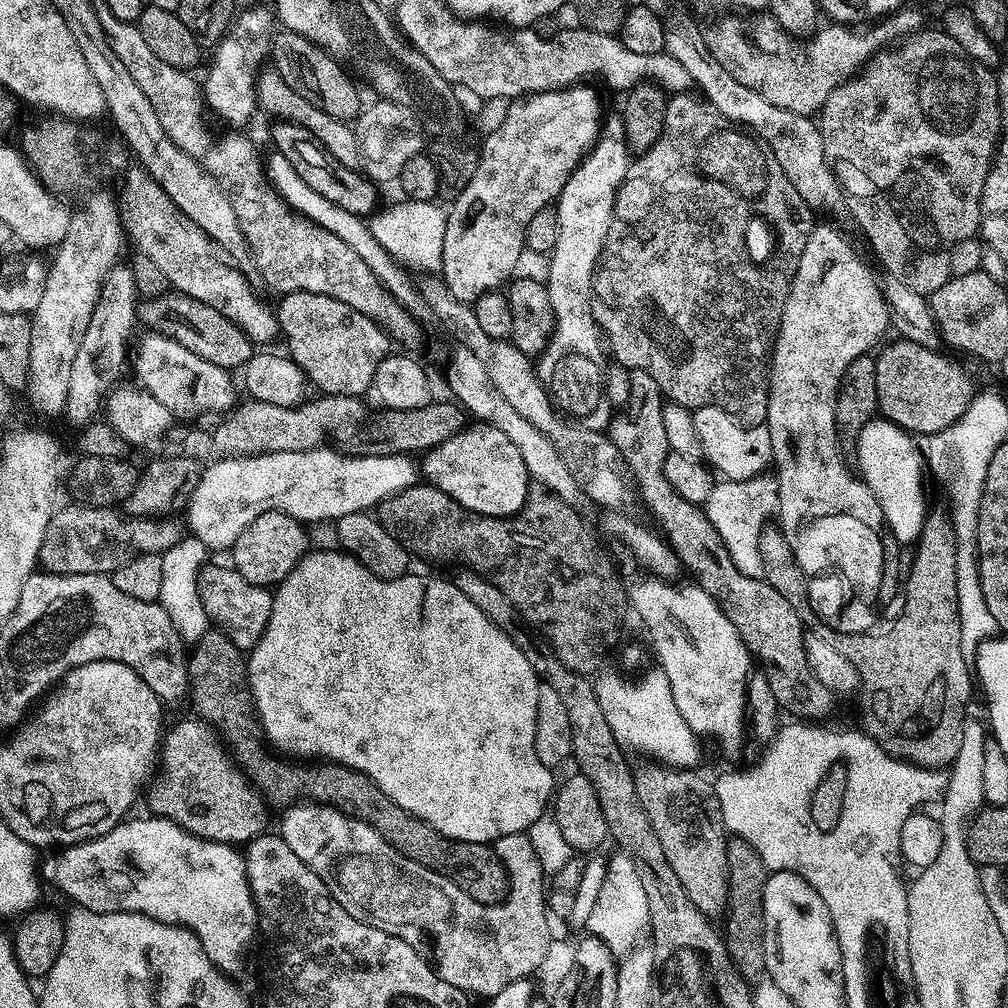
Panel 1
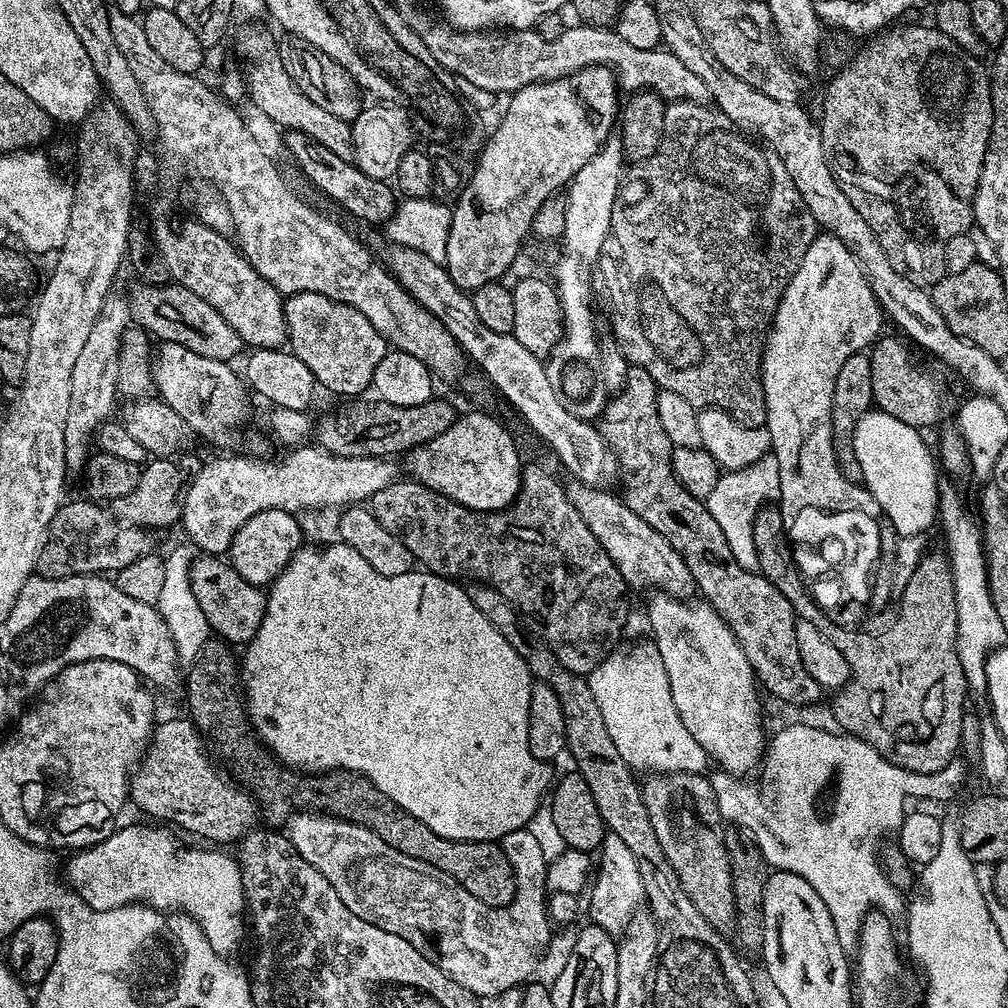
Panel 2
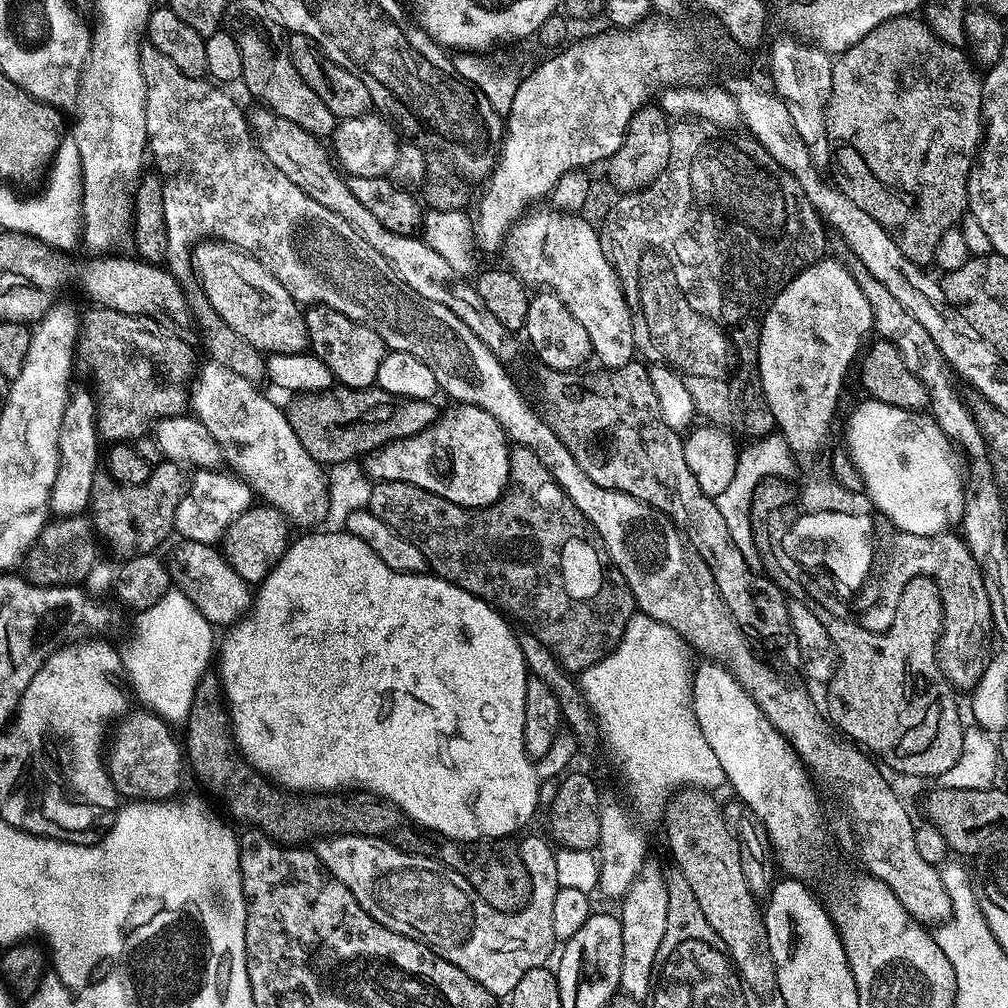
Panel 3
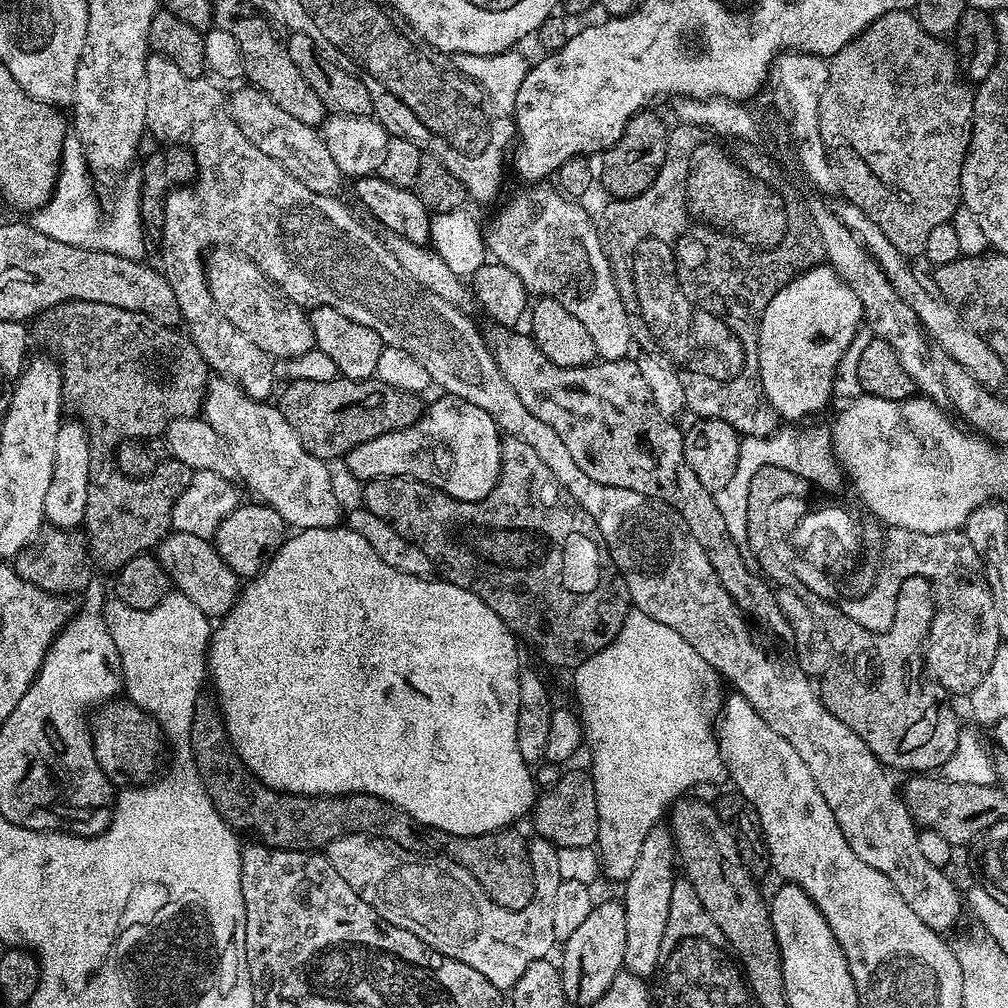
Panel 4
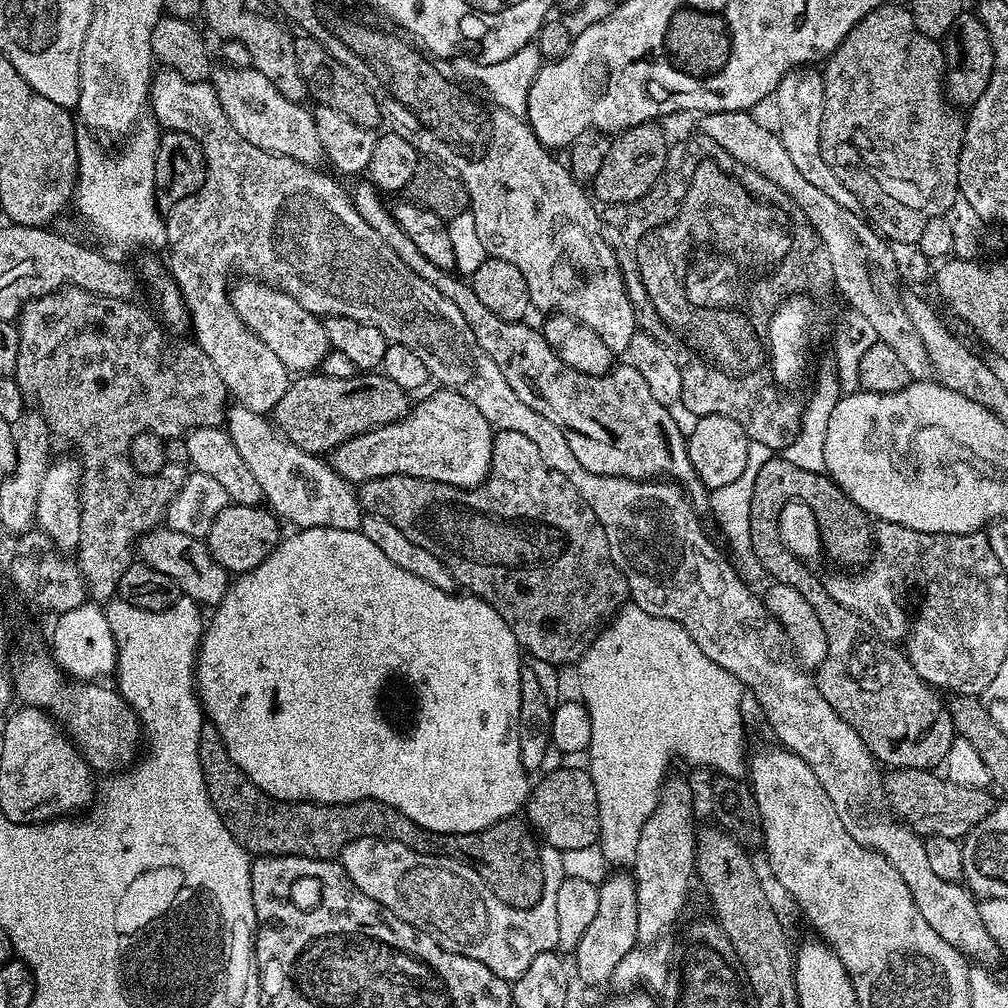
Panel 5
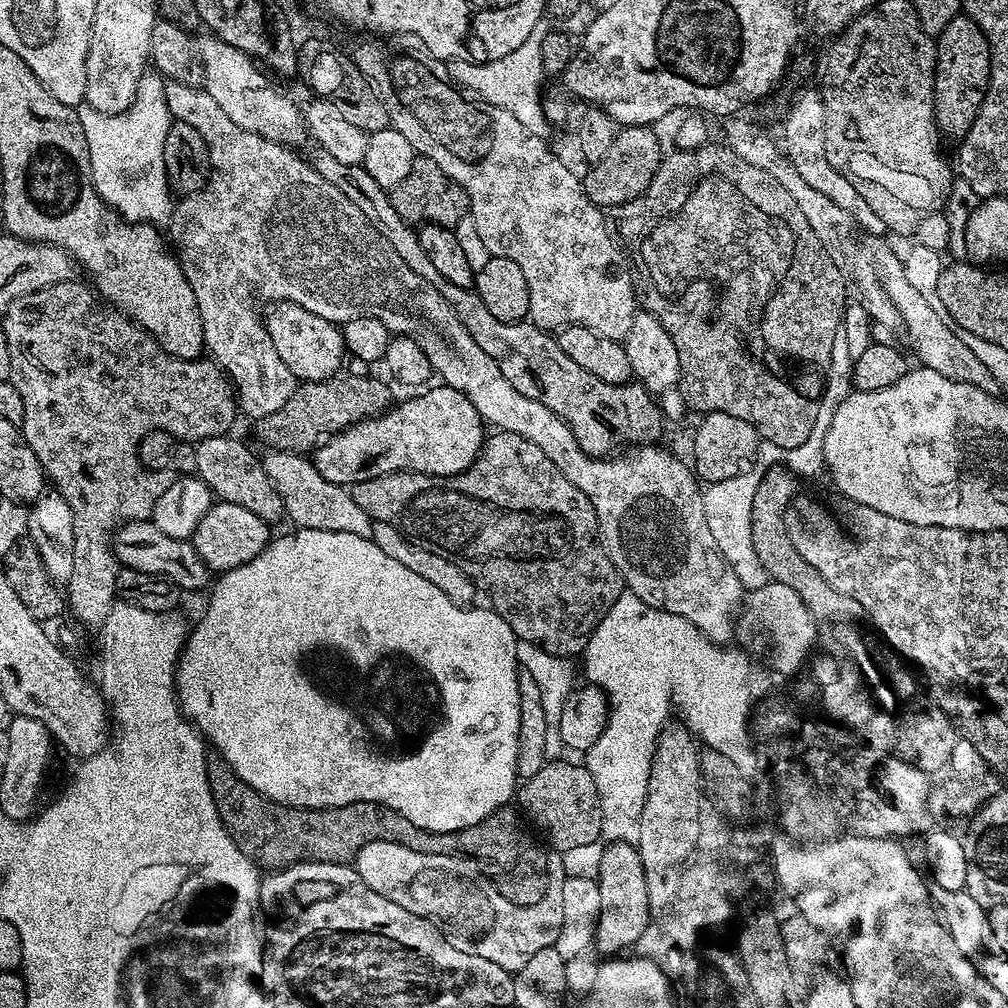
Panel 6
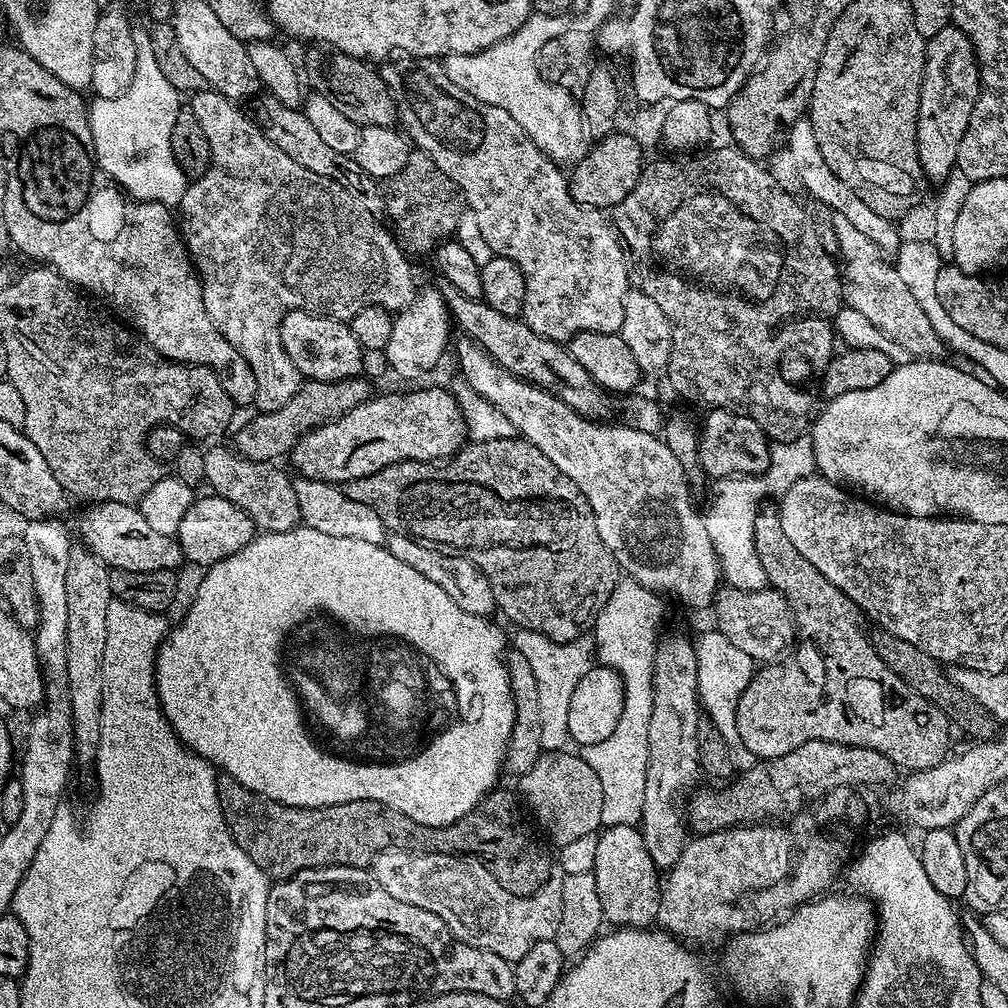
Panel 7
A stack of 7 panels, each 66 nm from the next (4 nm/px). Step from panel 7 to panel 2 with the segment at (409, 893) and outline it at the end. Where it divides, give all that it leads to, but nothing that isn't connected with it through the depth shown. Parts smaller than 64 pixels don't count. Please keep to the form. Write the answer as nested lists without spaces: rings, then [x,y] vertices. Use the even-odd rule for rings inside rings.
[[[298,812],[288,821],[286,835],[292,849],[306,858],[306,862],[310,862],[310,866],[314,866],[314,870],[318,870],[318,874],[334,886],[342,902],[346,902],[348,909],[358,914],[358,918],[377,924],[382,930],[390,930],[390,934],[398,934],[398,938],[406,938],[410,946],[440,965],[451,980],[470,990],[477,998],[520,988],[529,979],[527,976],[539,966],[540,955],[554,931],[548,919],[549,893],[546,891],[550,861],[544,857],[534,834],[530,834],[527,827],[506,834],[498,842],[512,864],[512,873],[516,875],[516,896],[505,908],[486,906],[457,880],[450,878],[450,874],[426,862],[418,862],[418,858],[398,854],[398,850],[394,850],[394,846],[386,846],[378,834],[357,824],[336,820],[319,812]]]

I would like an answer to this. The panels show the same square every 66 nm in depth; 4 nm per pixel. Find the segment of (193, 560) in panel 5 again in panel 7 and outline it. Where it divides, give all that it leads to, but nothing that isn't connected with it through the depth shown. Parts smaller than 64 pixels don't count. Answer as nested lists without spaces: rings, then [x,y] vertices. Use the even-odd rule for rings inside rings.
[[[106,502],[85,507],[83,510],[85,512],[76,520],[79,543],[107,564],[109,569],[170,572],[179,569],[179,564],[185,563],[179,542],[159,530],[153,530],[150,522],[146,522],[146,518],[140,513],[139,507],[120,502]]]

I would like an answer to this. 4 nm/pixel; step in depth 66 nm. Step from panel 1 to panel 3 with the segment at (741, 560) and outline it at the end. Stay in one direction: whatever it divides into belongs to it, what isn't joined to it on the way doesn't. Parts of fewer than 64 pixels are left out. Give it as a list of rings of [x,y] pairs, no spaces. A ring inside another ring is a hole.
[[[769,434],[751,441],[749,448],[741,447],[736,458],[736,469],[734,478],[730,478],[730,486],[722,490],[714,499],[718,510],[722,510],[722,518],[726,522],[726,530],[730,530],[730,538],[734,546],[742,554],[746,566],[750,566],[752,572],[761,571],[761,558],[758,550],[755,549],[754,534],[751,533],[750,508],[751,499],[754,498],[754,490],[762,481],[768,477],[775,477],[780,471],[780,464],[790,460],[788,444],[784,437],[779,434]]]

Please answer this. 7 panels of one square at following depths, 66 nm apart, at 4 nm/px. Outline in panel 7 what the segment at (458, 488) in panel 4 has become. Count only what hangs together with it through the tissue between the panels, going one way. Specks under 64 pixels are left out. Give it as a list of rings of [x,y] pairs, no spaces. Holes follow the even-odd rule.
[[[420,388],[417,392],[388,392],[385,396],[377,395],[375,398],[369,398],[361,402],[358,406],[354,406],[354,410],[350,410],[346,414],[342,414],[342,418],[332,420],[329,424],[323,424],[317,428],[312,428],[302,439],[296,443],[290,453],[290,461],[294,467],[300,471],[299,475],[305,480],[321,480],[327,484],[342,486],[350,478],[366,478],[366,474],[374,474],[378,470],[382,470],[386,466],[390,466],[394,462],[402,462],[403,460],[427,460],[429,462],[443,462],[456,455],[466,443],[468,436],[468,427],[464,424],[464,411],[460,408],[459,399],[455,395],[452,396],[444,388]]]

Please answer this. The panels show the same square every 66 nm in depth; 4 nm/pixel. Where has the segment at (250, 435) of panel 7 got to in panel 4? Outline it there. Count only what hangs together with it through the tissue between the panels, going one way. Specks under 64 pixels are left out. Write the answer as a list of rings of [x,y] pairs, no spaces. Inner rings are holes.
[[[375,378],[328,382],[293,380],[284,392],[282,411],[286,422],[296,431],[297,438],[310,454],[319,460],[333,462],[347,457],[354,446],[362,446],[372,438],[387,432],[398,432],[418,422],[424,412],[425,401],[415,392],[403,392]]]

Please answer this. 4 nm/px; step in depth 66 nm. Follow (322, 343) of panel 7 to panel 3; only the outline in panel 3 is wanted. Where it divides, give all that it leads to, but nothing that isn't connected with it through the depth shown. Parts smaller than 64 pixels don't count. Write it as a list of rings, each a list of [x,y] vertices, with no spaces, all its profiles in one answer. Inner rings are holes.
[[[205,238],[190,252],[190,268],[208,299],[208,304],[220,315],[219,323],[234,330],[251,348],[261,354],[286,355],[303,353],[308,348],[308,335],[301,305],[258,262],[241,248],[215,238]]]

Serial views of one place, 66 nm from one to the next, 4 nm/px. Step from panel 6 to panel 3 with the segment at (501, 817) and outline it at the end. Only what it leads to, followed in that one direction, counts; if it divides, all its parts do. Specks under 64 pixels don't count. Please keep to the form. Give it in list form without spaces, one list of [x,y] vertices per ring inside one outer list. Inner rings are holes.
[[[209,670],[204,673],[198,682],[196,689],[194,690],[194,702],[190,702],[190,714],[186,721],[186,727],[188,727],[188,744],[186,740],[186,758],[196,770],[197,776],[204,782],[205,786],[210,788],[216,795],[220,796],[221,800],[232,810],[233,814],[237,816],[240,820],[245,820],[245,825],[257,828],[258,831],[264,832],[272,840],[276,840],[280,844],[285,846],[296,846],[299,845],[306,836],[314,832],[317,837],[331,838],[333,836],[369,836],[370,838],[378,838],[379,840],[385,840],[393,844],[398,850],[403,852],[414,852],[417,854],[428,854],[433,850],[432,840],[433,837],[429,835],[427,831],[421,830],[416,821],[410,819],[405,812],[400,809],[397,804],[391,804],[389,800],[385,800],[383,796],[378,796],[374,792],[369,792],[367,790],[329,790],[326,792],[298,792],[295,790],[281,790],[279,787],[274,786],[273,781],[269,780],[268,777],[261,774],[259,770],[253,765],[248,763],[248,760],[240,752],[240,749],[236,744],[236,737],[232,730],[232,718],[228,714],[228,702],[224,699],[224,686],[220,683],[219,675],[215,671]],[[445,839],[438,853],[441,864],[454,869],[491,908],[499,912],[517,912],[528,903],[528,896],[532,892],[532,883],[528,877],[526,866],[522,862],[519,851],[508,845],[507,839],[478,840],[475,842],[461,842]]]

